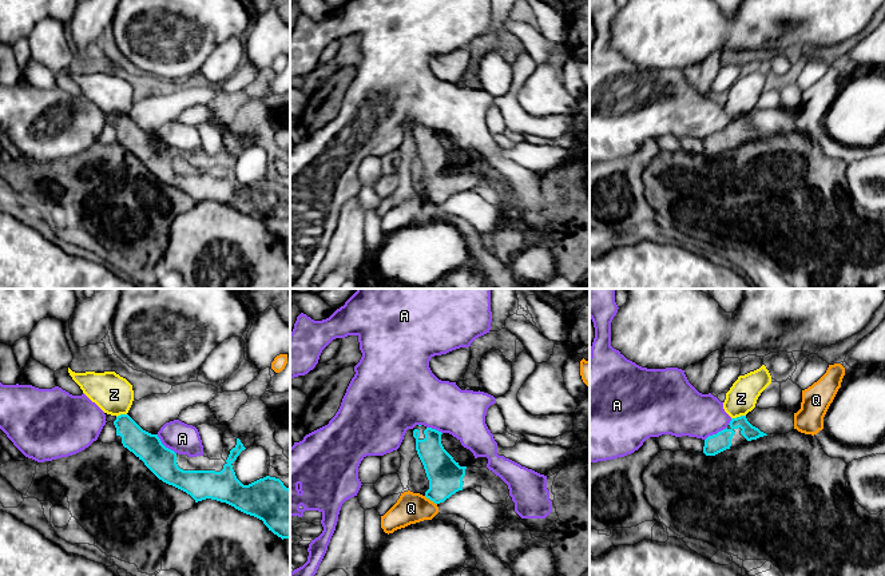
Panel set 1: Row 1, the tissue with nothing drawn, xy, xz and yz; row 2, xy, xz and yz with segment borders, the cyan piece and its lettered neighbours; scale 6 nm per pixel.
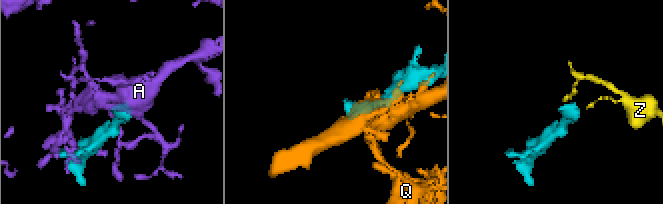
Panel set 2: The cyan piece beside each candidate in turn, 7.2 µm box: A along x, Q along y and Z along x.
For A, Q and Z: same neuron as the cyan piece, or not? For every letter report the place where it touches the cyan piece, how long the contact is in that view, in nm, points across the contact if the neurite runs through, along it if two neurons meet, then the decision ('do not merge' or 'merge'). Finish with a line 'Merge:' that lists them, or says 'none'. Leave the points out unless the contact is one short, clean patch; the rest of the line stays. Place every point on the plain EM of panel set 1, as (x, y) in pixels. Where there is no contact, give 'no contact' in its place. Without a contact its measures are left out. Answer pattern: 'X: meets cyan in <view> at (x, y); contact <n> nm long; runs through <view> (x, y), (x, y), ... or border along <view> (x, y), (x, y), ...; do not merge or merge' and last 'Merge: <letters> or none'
A: meets cyan in xy at (163, 146); contact 170 nm long; do not merge
Q: meets cyan in xz at (431, 201); contact 90 nm long; do not merge
Z: meets cyan in yz at (738, 118); contact 90 nm long; border along yz (745, 115), (731, 119); do not merge
Merge: none

